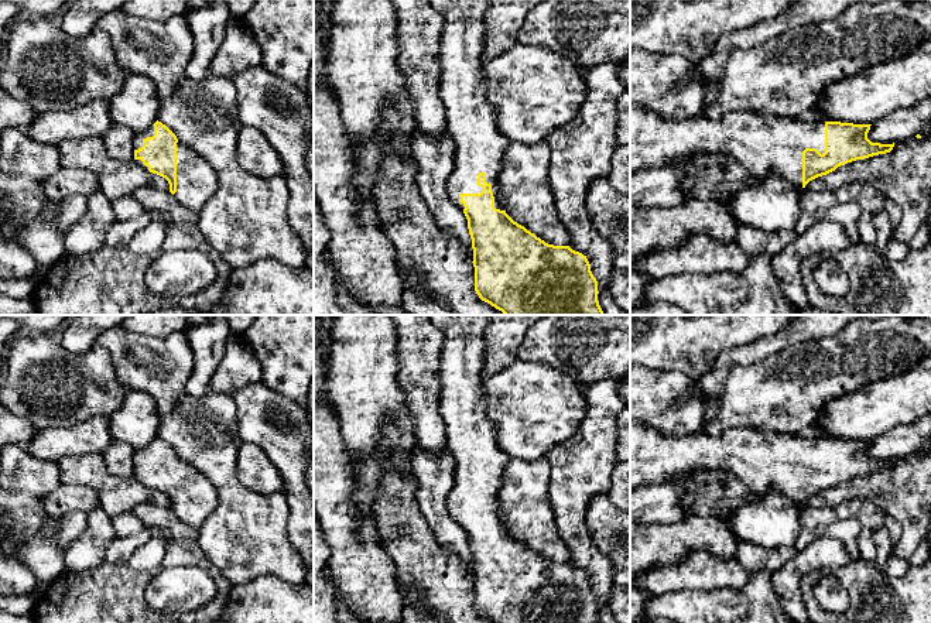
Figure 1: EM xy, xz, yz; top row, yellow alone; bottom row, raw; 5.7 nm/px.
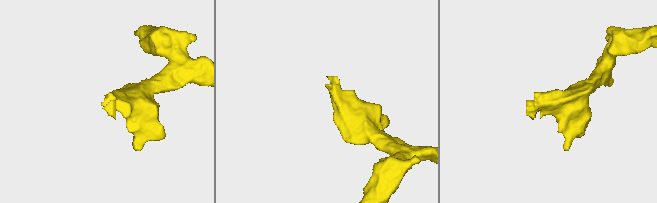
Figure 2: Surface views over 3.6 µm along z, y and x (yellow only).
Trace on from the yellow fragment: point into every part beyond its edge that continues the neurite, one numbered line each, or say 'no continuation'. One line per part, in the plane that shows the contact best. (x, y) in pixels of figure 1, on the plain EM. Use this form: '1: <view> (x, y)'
1: xz (471, 437)

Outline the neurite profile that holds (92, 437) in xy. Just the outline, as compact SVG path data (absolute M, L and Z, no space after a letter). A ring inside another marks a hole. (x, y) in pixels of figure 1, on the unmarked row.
M97 415L71 427L38 429L27 449L40 461L58 462L72 455L103 455L112 441L109 417Z

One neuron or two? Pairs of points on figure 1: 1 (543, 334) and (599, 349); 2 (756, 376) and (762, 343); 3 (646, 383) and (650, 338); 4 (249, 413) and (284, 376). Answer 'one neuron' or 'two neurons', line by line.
1: one neuron
2: two neurons
3: two neurons
4: two neurons

